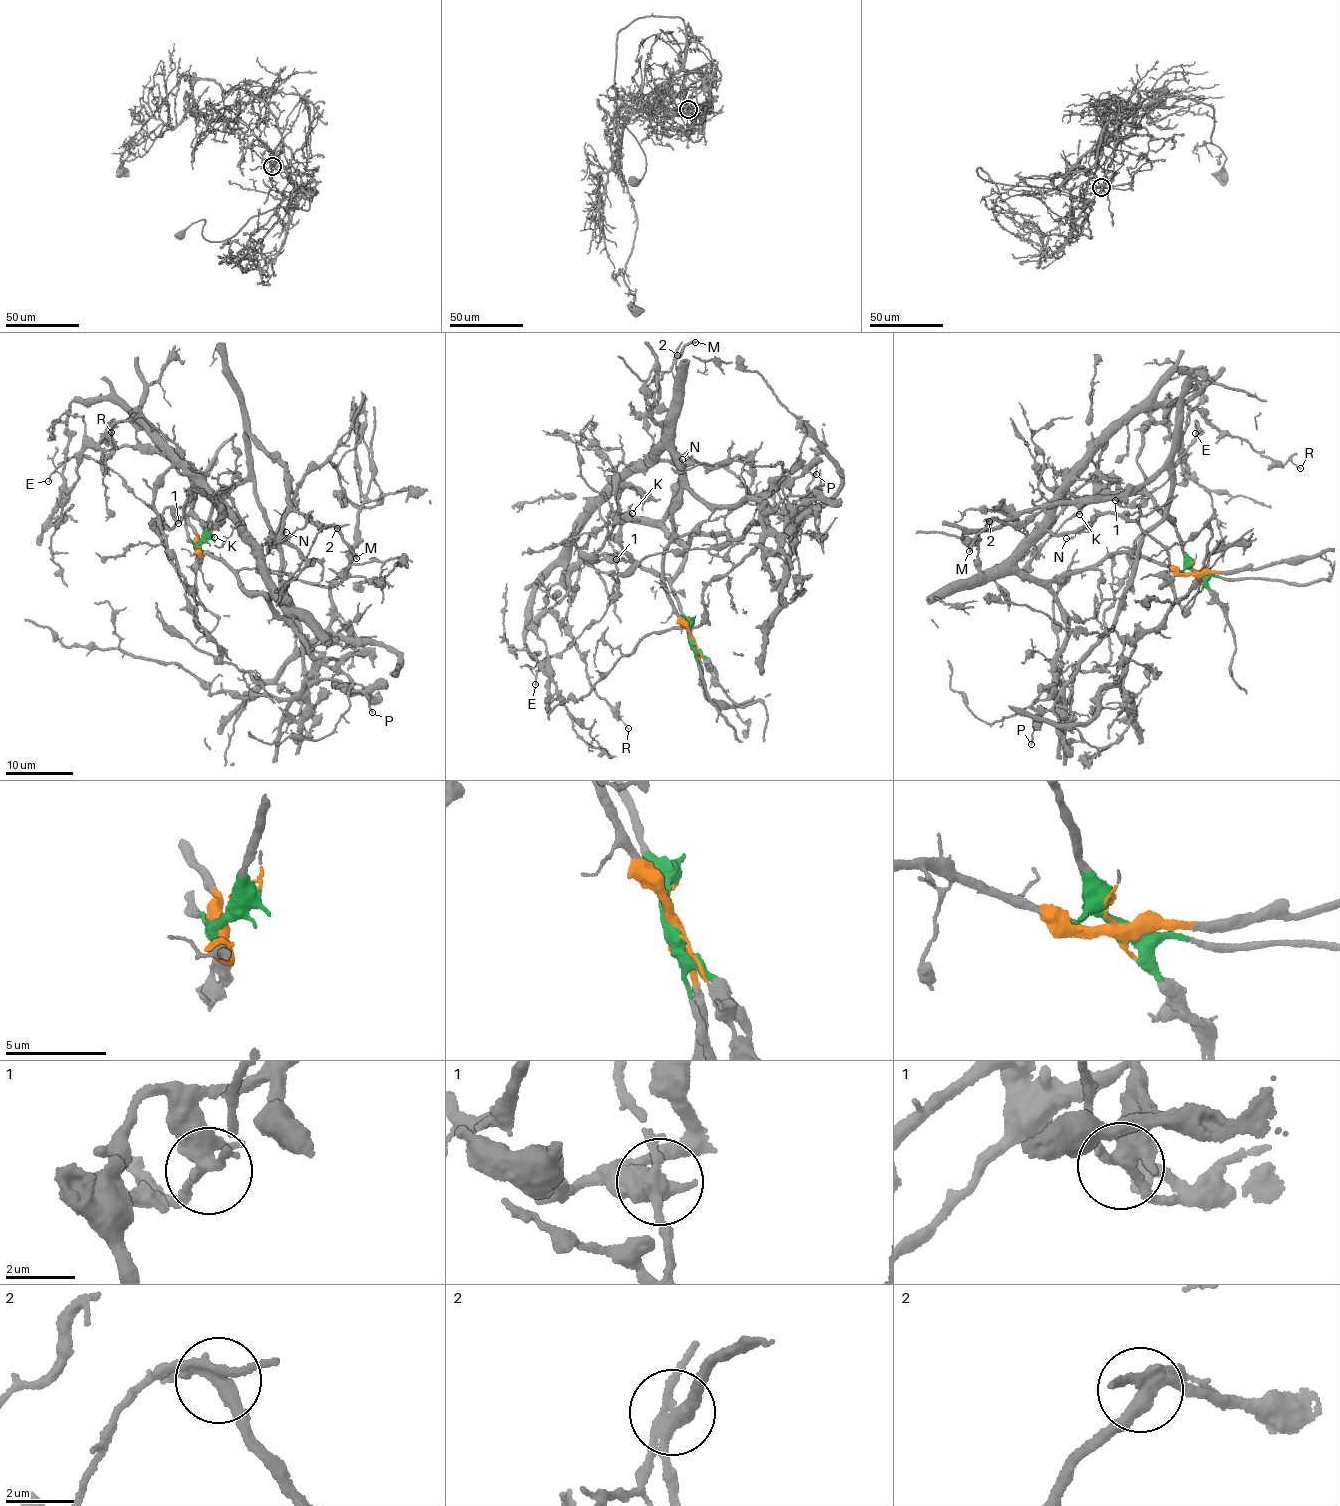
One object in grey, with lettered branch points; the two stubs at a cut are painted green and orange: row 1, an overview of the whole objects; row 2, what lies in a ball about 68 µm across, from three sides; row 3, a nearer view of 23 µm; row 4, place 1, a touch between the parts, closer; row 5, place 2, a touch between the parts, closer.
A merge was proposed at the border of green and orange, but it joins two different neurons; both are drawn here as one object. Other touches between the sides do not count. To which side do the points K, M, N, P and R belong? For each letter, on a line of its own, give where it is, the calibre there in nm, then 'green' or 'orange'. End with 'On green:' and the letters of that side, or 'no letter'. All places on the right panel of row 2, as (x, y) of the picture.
K: place (1079, 514); calibre 340 nm; green
M: place (969, 551); calibre 320 nm; green
N: place (1066, 538); calibre 150 nm; orange
P: place (1031, 744); calibre 220 nm; green
R: place (1300, 468); calibre 120 nm; orange
On green: K, M, P

